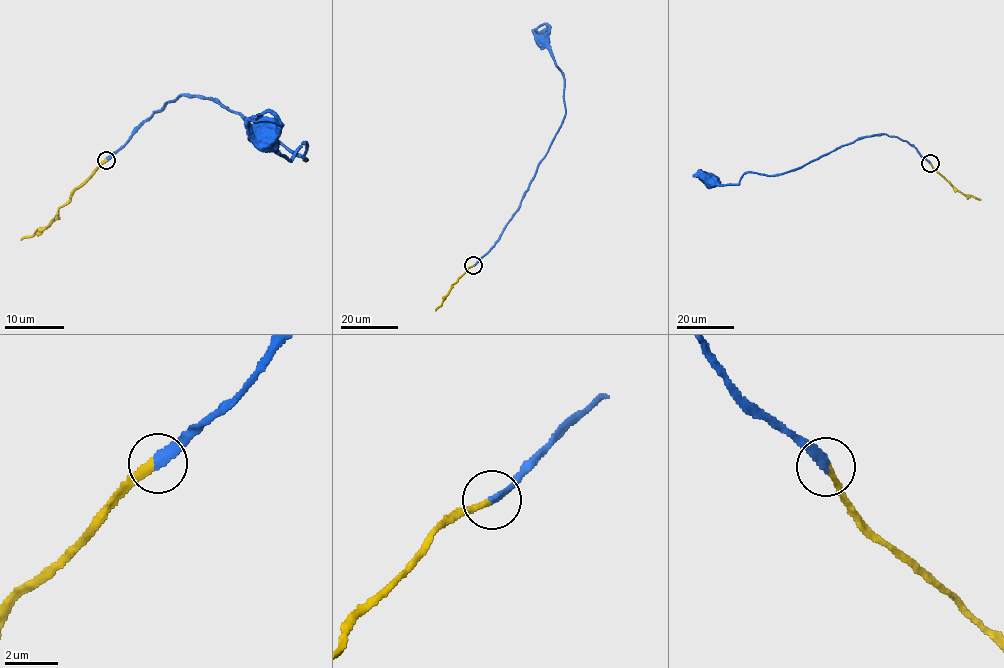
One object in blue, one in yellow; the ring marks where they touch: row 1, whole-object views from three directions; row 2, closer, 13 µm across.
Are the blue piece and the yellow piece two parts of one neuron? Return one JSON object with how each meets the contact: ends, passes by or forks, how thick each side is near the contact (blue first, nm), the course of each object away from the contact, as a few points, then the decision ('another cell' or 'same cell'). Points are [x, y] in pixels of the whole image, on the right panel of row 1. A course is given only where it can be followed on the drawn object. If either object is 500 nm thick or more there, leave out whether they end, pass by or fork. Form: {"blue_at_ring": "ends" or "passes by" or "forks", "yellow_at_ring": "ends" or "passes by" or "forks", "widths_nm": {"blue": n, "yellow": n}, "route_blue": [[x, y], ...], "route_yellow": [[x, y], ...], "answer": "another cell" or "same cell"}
{"blue_at_ring": "ends", "yellow_at_ring": "ends", "widths_nm": {"blue": 320, "yellow": 260}, "route_blue": [[930, 163], [906, 141], [882, 134], [856, 139], [781, 173], [746, 172], [738, 184], [719, 185], [710, 179]], "route_yellow": [[930, 163], [963, 194], [981, 199]], "answer": "same cell"}

